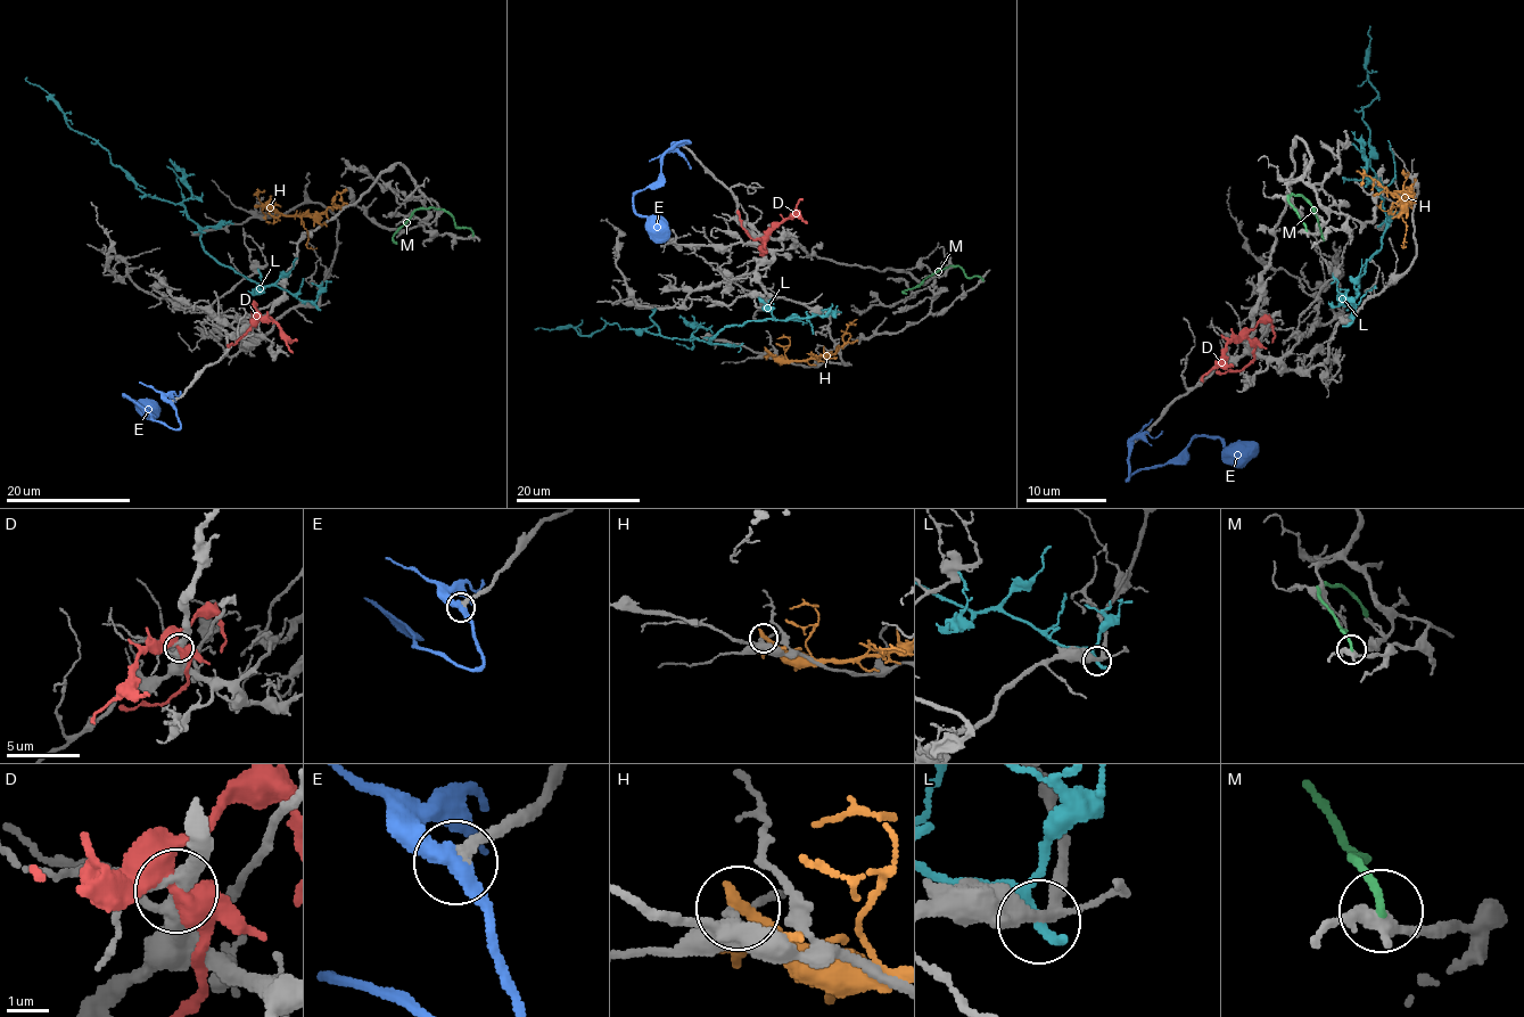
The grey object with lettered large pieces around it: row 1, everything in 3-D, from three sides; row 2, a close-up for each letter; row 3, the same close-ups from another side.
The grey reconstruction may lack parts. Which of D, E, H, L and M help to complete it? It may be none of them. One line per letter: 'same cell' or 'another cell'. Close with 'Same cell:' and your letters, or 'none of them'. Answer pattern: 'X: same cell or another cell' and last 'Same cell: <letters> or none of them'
D: another cell
E: same cell
H: another cell
L: another cell
M: another cell
Same cell: E

